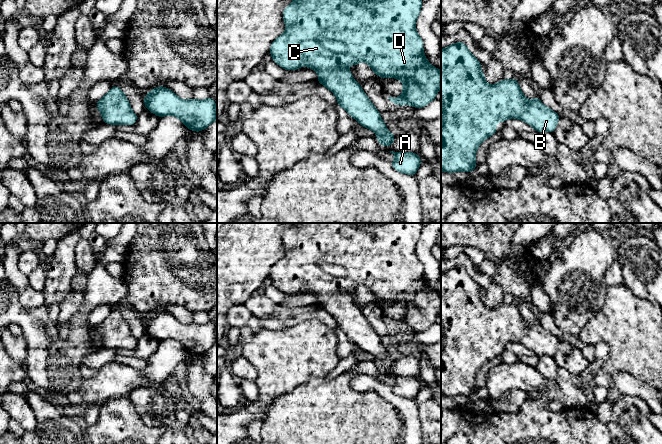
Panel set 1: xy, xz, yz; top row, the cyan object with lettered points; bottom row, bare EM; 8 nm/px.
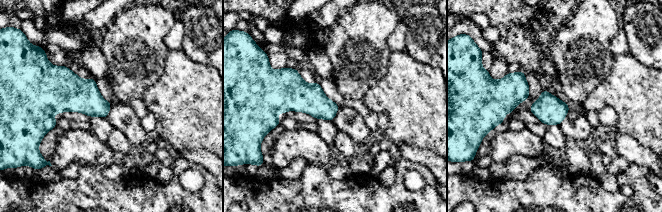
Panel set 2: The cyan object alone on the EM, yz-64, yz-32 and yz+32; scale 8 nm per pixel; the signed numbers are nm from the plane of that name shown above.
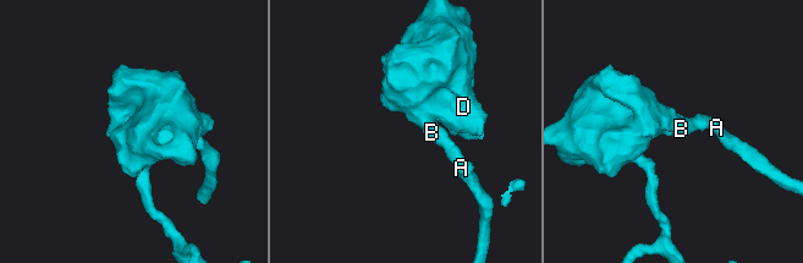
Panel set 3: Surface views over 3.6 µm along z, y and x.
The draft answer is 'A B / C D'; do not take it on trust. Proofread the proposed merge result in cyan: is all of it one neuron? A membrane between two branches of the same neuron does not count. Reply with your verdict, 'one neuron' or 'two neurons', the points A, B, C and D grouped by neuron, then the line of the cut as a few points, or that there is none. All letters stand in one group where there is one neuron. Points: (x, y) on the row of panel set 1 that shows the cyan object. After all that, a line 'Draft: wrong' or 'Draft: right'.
one neuron; groups A B C D; cut none
Draft: wrong

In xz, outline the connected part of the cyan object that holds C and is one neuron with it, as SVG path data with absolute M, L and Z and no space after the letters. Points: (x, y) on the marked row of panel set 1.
M293 0L294 3L288 5L283 10L283 21L286 25L286 31L278 36L271 44L269 53L272 55L272 61L285 70L298 70L302 65L306 65L308 69L314 69L318 72L318 80L320 84L328 88L335 96L338 106L353 117L361 126L364 126L377 135L377 140L381 146L390 146L393 144L395 137L386 128L385 122L381 119L380 112L375 108L368 96L362 90L360 84L352 77L352 72L346 68L346 65L357 65L360 62L366 62L373 72L380 78L392 77L403 82L403 92L398 98L388 97L394 105L411 105L414 108L423 108L432 100L436 99L437 92L441 89L441 70L435 68L426 58L423 50L423 40L418 35L415 23L422 8L422 0Z

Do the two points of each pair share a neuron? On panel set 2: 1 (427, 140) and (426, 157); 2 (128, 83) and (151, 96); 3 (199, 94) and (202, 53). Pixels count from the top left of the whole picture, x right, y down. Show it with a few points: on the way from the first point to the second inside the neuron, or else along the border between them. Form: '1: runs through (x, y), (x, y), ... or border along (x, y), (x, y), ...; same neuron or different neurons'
1: border along (404, 142), (420, 148), (428, 148), (436, 154); different neurons
2: border along (161, 75), (146, 90), (141, 99); different neurons
3: border along (181, 49), (192, 60), (212, 67); different neurons

